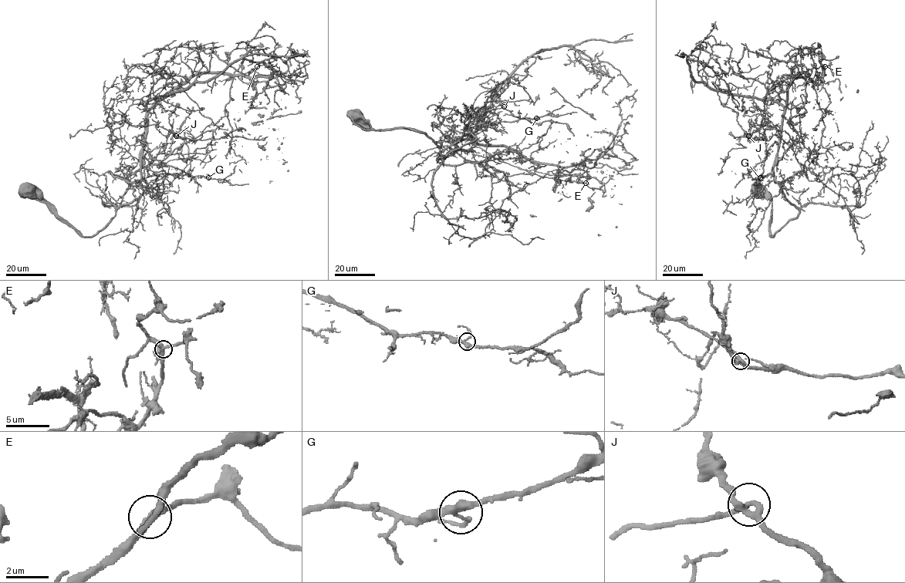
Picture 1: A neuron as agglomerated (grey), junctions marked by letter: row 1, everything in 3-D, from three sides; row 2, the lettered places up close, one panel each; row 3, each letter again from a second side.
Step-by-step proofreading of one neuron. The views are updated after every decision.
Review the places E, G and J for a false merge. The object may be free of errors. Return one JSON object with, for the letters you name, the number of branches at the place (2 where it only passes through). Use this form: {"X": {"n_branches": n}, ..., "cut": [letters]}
{"cut": []}

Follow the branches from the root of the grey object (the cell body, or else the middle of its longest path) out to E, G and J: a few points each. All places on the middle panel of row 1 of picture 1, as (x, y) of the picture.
E: (354, 116), (363, 129), (424, 132), (444, 157), (475, 139), (469, 131), (585, 183)
G: (354, 116), (363, 129), (424, 132), (444, 157), (473, 141), (469, 131), (472, 136), (479, 124), (536, 118)
J: (354, 116), (363, 129), (424, 132), (444, 157), (475, 139), (464, 131), (479, 109), (504, 106)

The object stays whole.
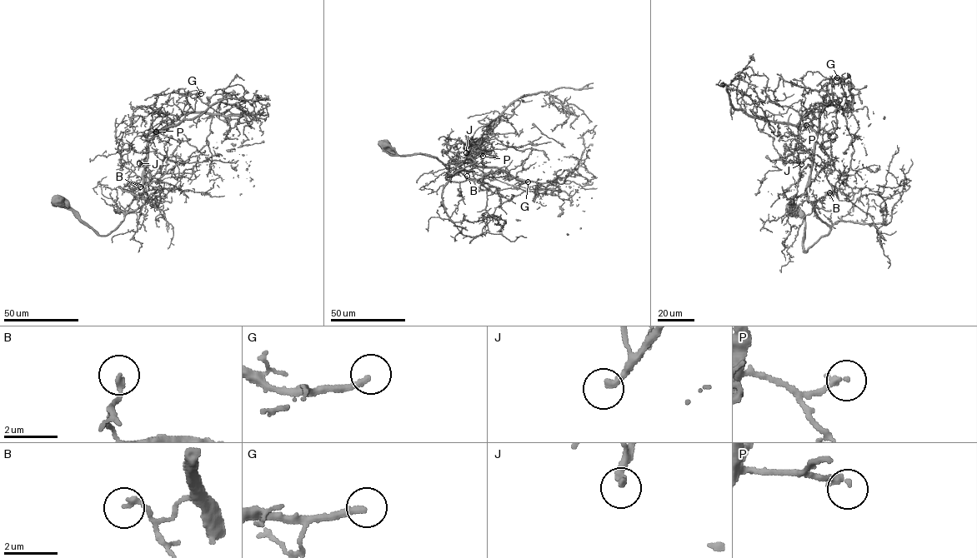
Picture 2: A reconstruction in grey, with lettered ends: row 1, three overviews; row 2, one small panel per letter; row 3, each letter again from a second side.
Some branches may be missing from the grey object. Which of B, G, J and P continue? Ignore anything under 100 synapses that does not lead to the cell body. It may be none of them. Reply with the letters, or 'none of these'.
J

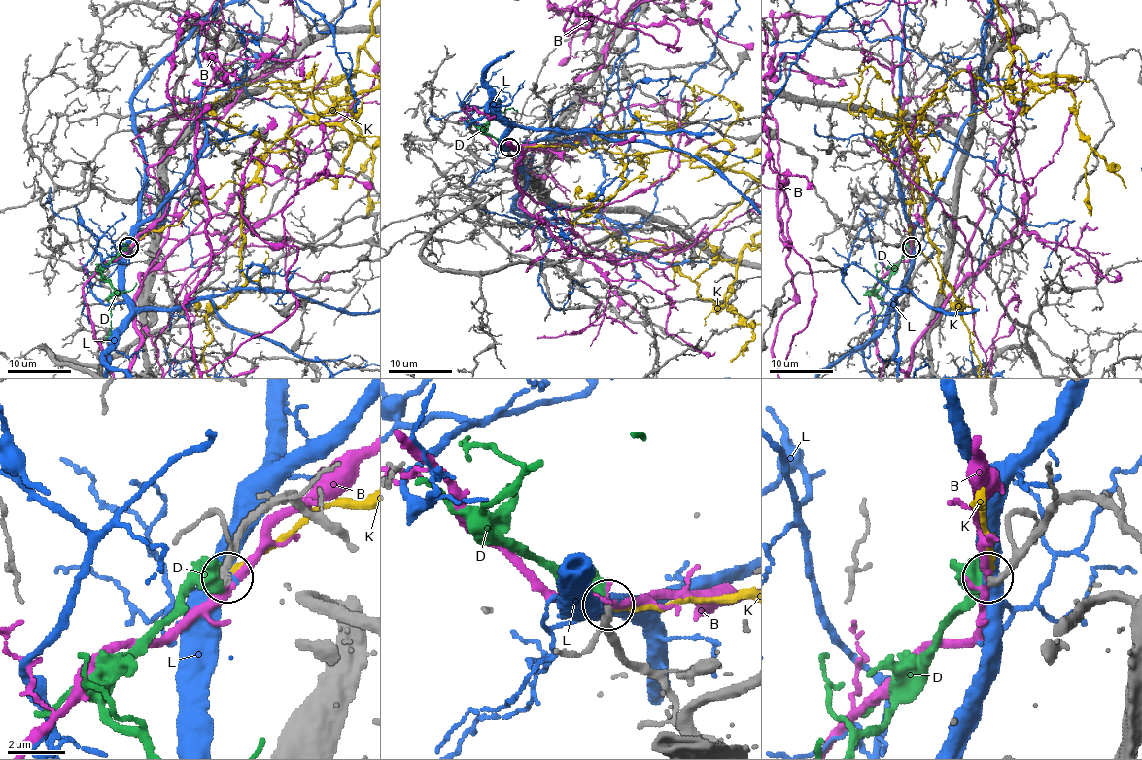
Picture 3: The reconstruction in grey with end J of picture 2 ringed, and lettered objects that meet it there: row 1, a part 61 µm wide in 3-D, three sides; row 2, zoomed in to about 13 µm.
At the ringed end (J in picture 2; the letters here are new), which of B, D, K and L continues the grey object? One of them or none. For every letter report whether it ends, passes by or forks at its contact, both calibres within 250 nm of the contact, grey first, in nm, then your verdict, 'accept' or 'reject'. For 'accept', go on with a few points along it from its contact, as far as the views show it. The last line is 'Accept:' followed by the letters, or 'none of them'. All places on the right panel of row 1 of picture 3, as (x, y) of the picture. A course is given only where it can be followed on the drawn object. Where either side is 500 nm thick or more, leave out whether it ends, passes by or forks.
B: it passes by; 280 nm thick on the grey side, 320 nm on the other; reject
D: it forks there; 240 nm thick on the grey side, 400 nm on the other; reject
K: it ends there; 280 nm thick on the grey side, 220 nm on the other; reject
L: 280 nm thick on the grey side, 550 nm on the other; reject
Accept: none of them

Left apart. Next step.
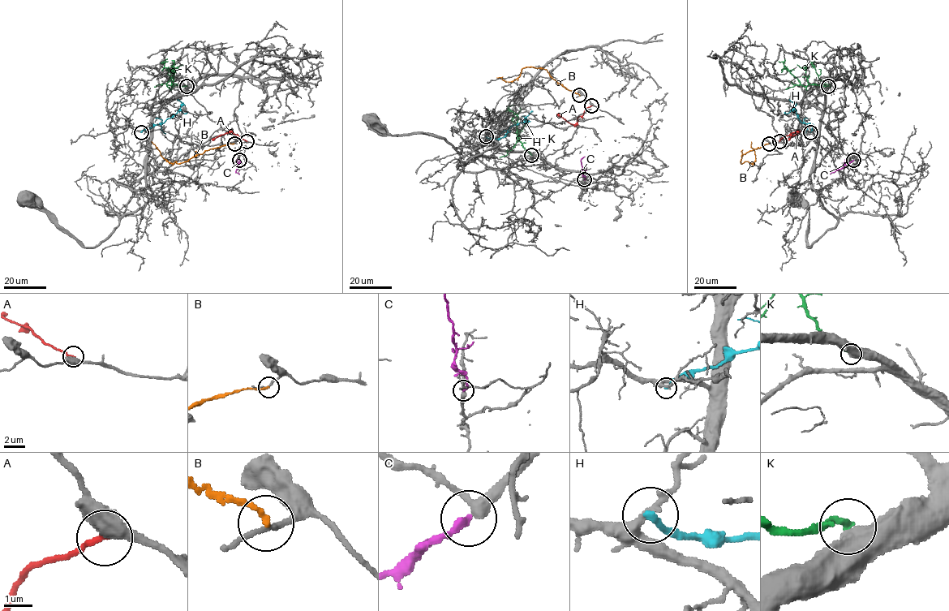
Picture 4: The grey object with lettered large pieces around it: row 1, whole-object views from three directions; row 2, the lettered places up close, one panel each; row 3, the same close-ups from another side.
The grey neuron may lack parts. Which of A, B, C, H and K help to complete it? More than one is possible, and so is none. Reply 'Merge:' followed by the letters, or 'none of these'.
Merge: A, C

